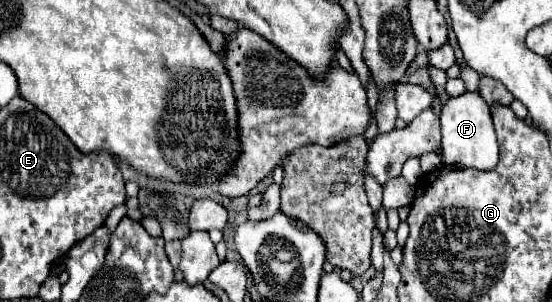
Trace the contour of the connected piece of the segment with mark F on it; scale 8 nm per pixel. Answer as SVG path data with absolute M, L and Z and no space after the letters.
M479 91L475 93L465 93L461 97L449 99L443 105L441 111L441 143L443 143L443 155L445 155L445 165L463 169L495 169L499 161L499 147L497 147L497 137L495 129L491 123L491 113L489 105L481 97Z

